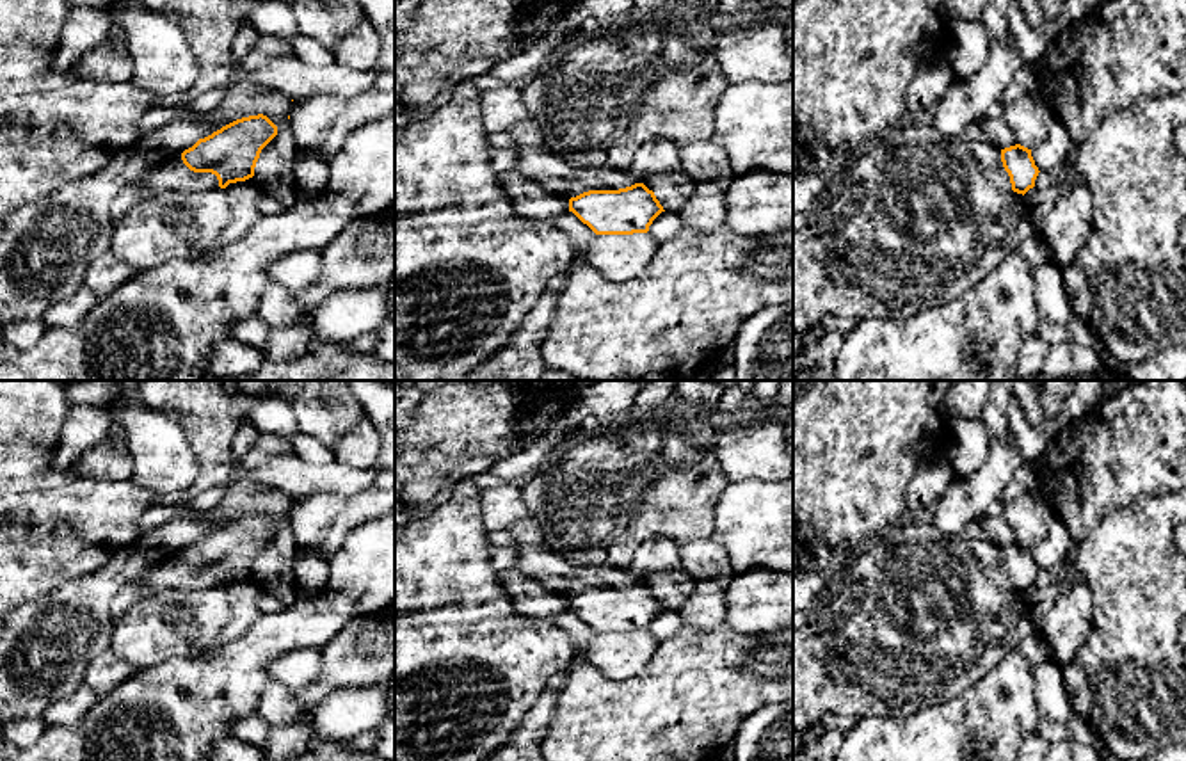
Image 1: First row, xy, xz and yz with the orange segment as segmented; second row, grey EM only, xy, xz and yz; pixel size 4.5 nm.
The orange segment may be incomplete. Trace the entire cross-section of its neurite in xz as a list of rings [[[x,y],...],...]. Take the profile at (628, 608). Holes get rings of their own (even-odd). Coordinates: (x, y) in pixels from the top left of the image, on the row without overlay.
[[[517,544],[516,569],[546,592],[569,599],[573,610],[596,633],[647,631],[665,610],[654,590],[629,569],[578,565],[539,546]]]

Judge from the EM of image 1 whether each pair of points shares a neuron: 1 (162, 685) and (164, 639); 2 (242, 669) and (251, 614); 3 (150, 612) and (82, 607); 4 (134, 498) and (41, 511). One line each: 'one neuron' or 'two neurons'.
1: two neurons
2: two neurons
3: two neurons
4: one neuron

